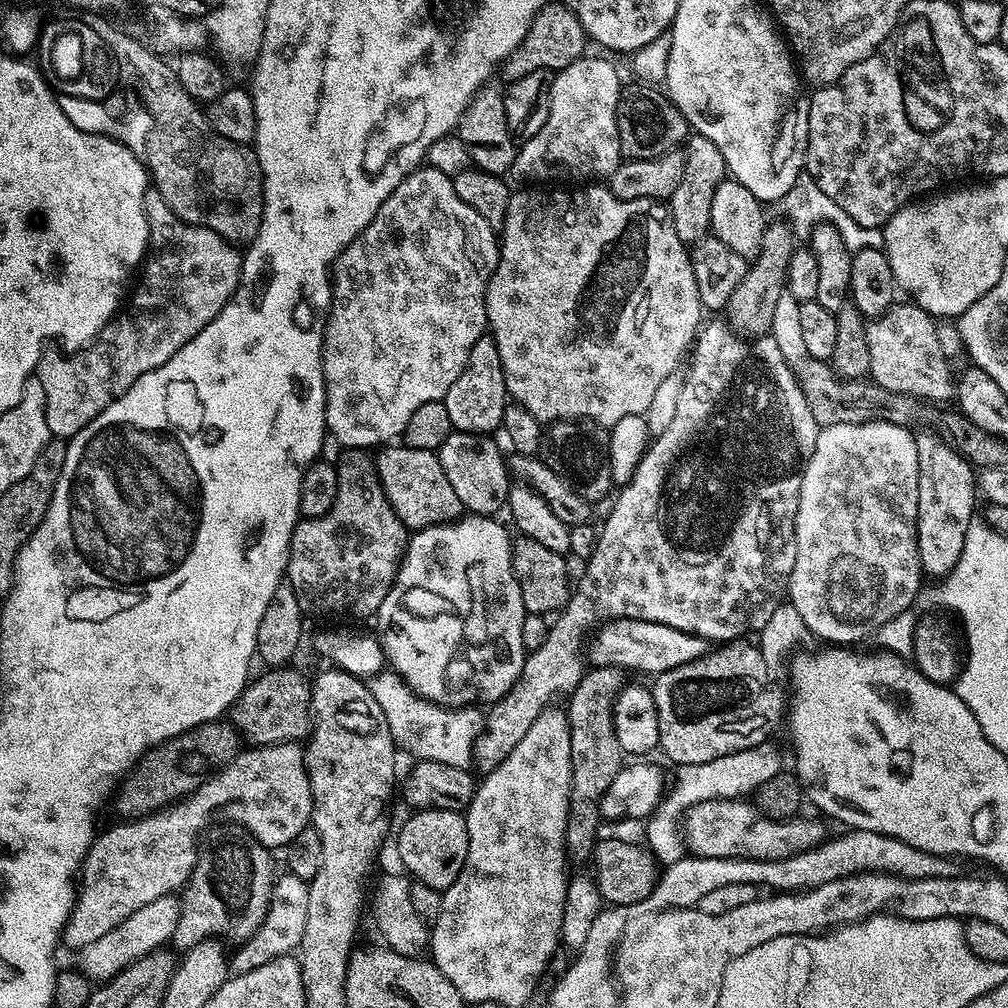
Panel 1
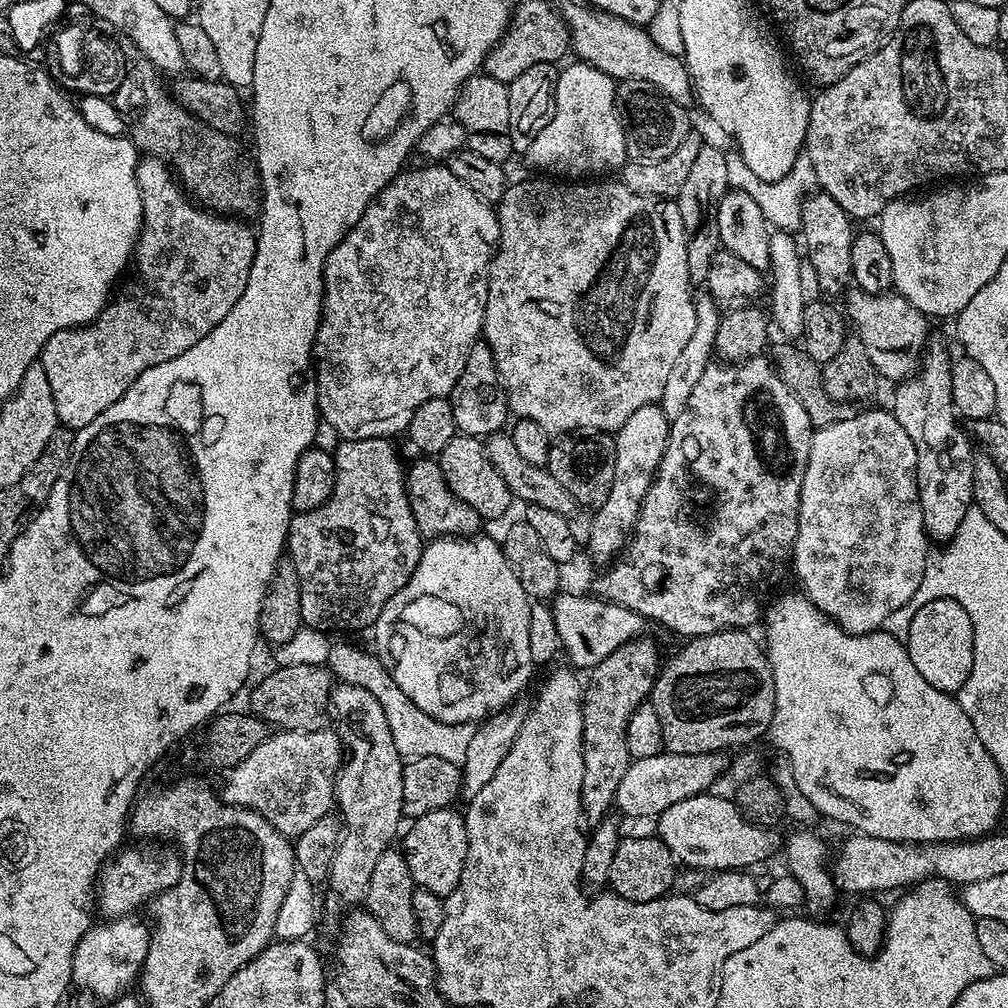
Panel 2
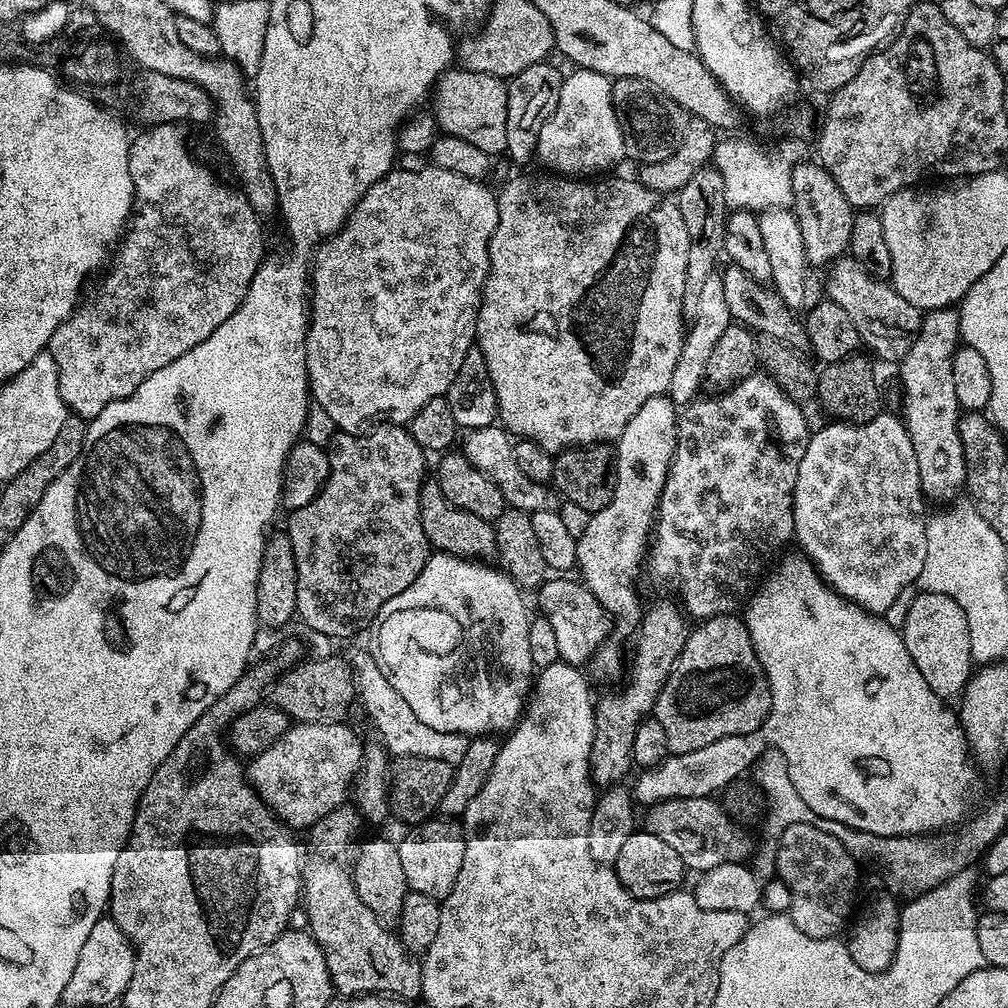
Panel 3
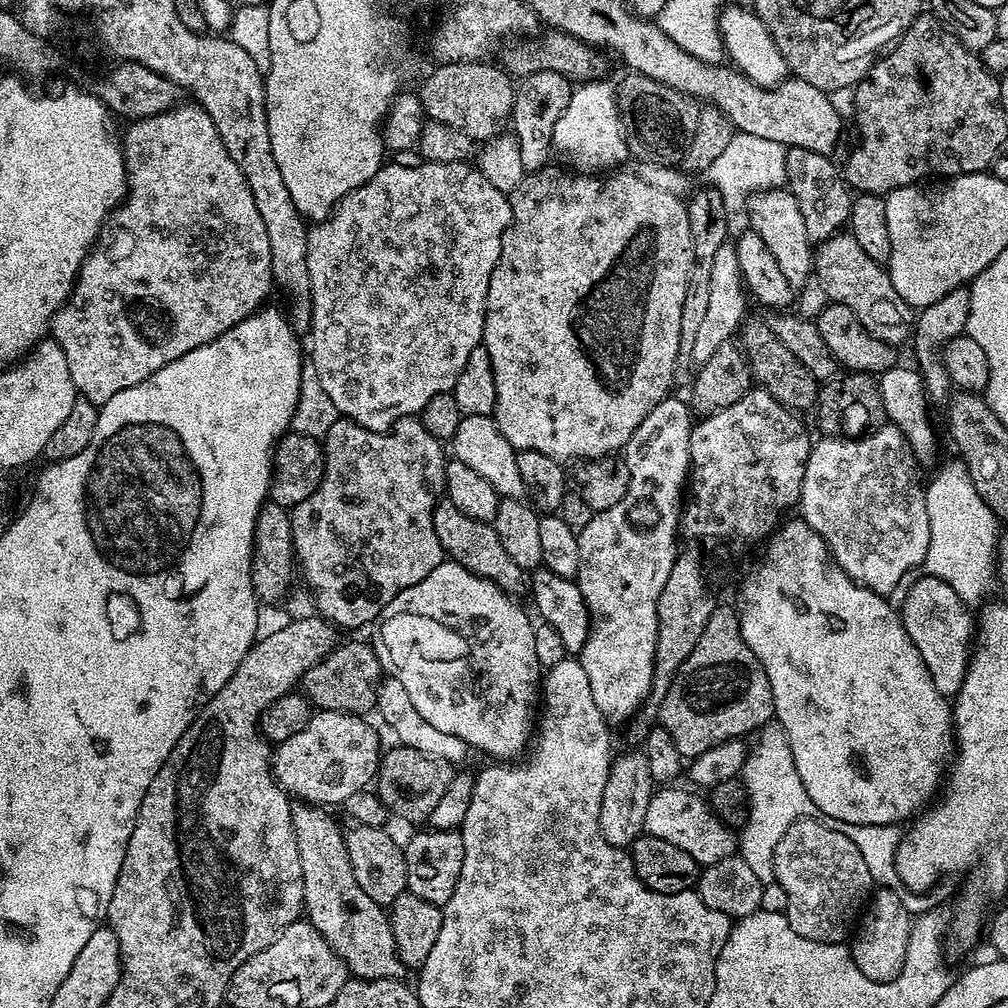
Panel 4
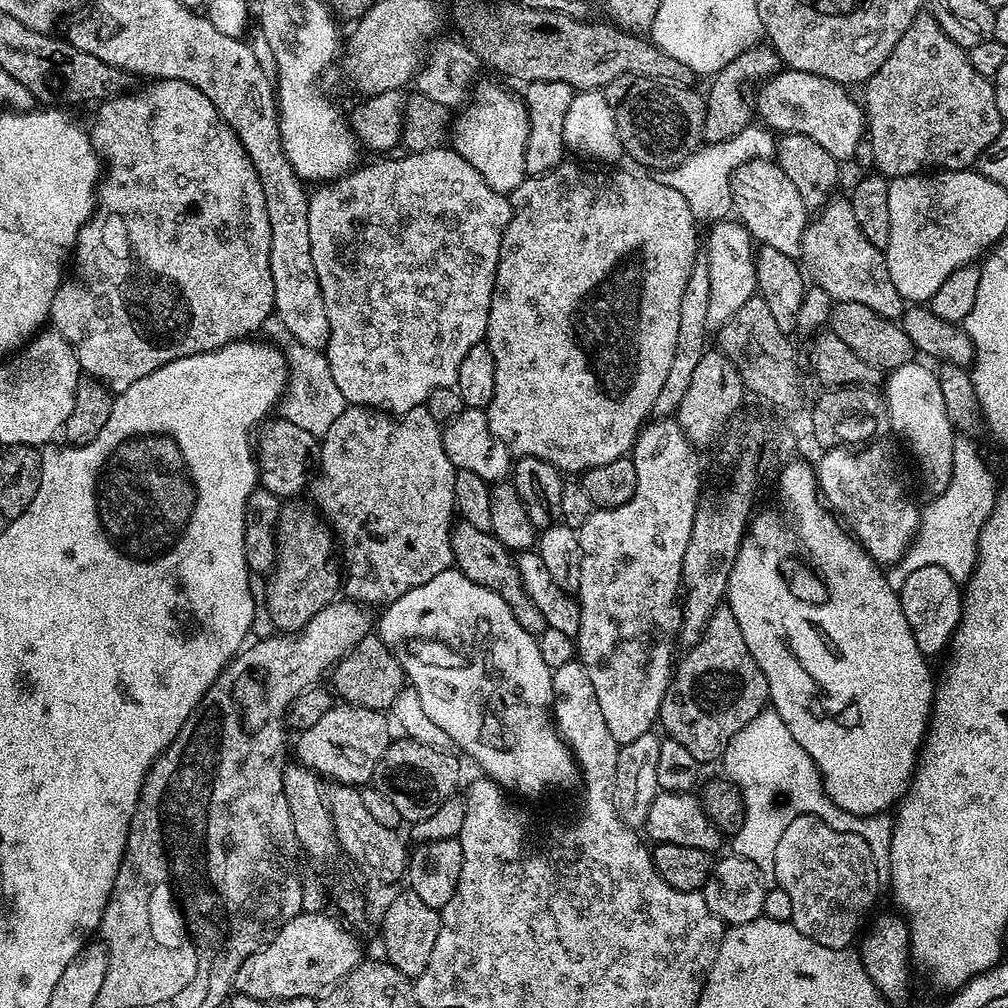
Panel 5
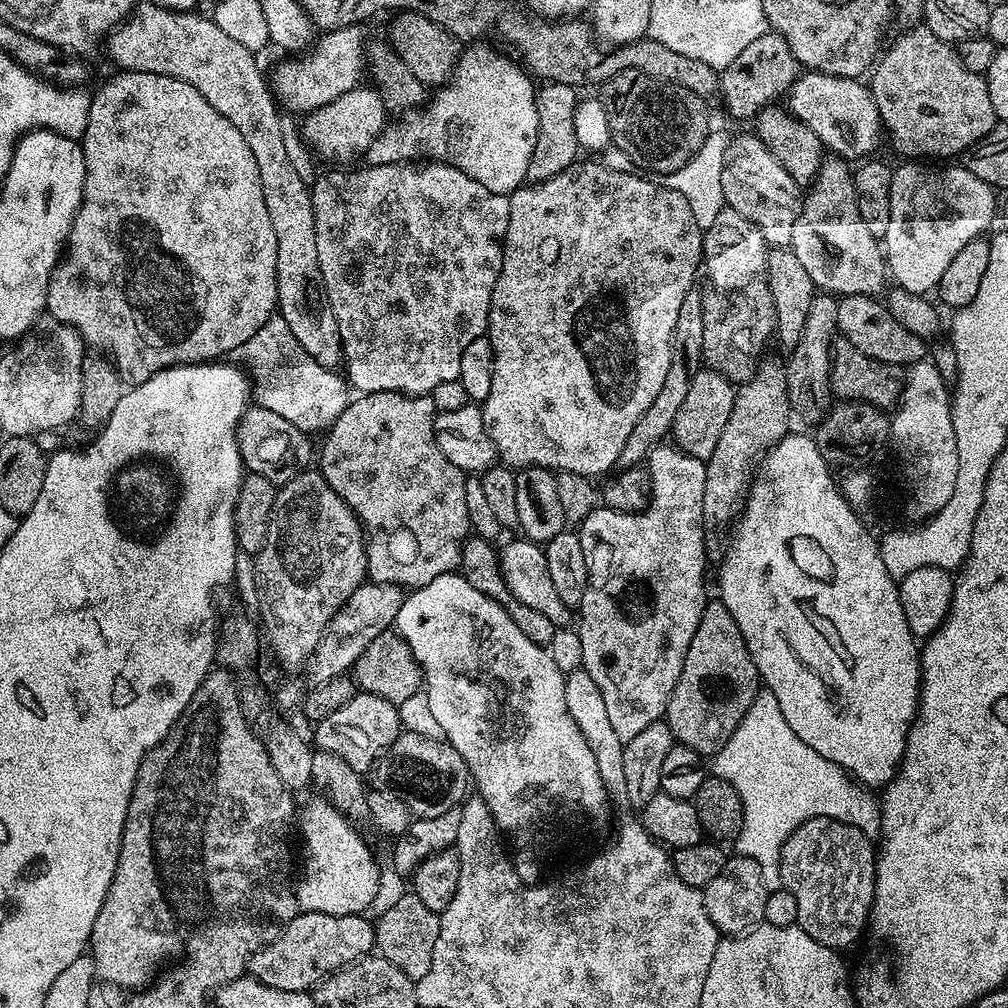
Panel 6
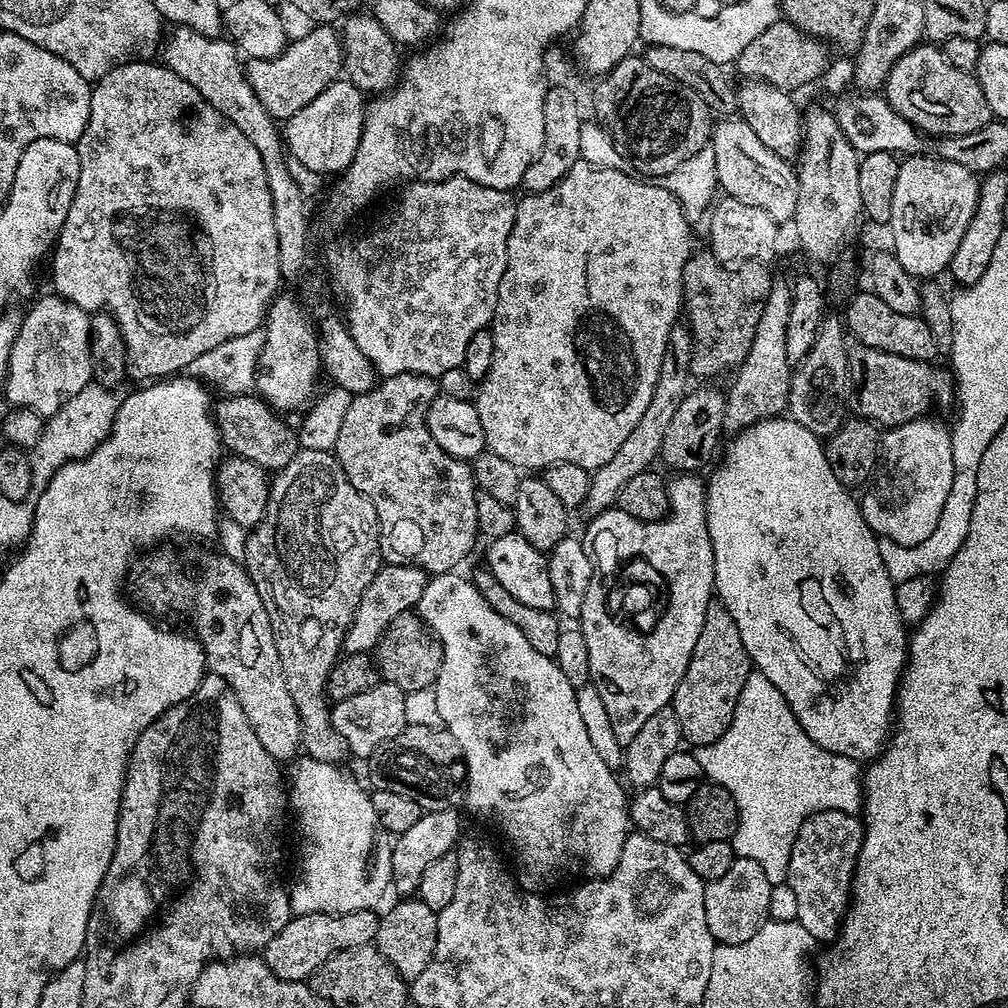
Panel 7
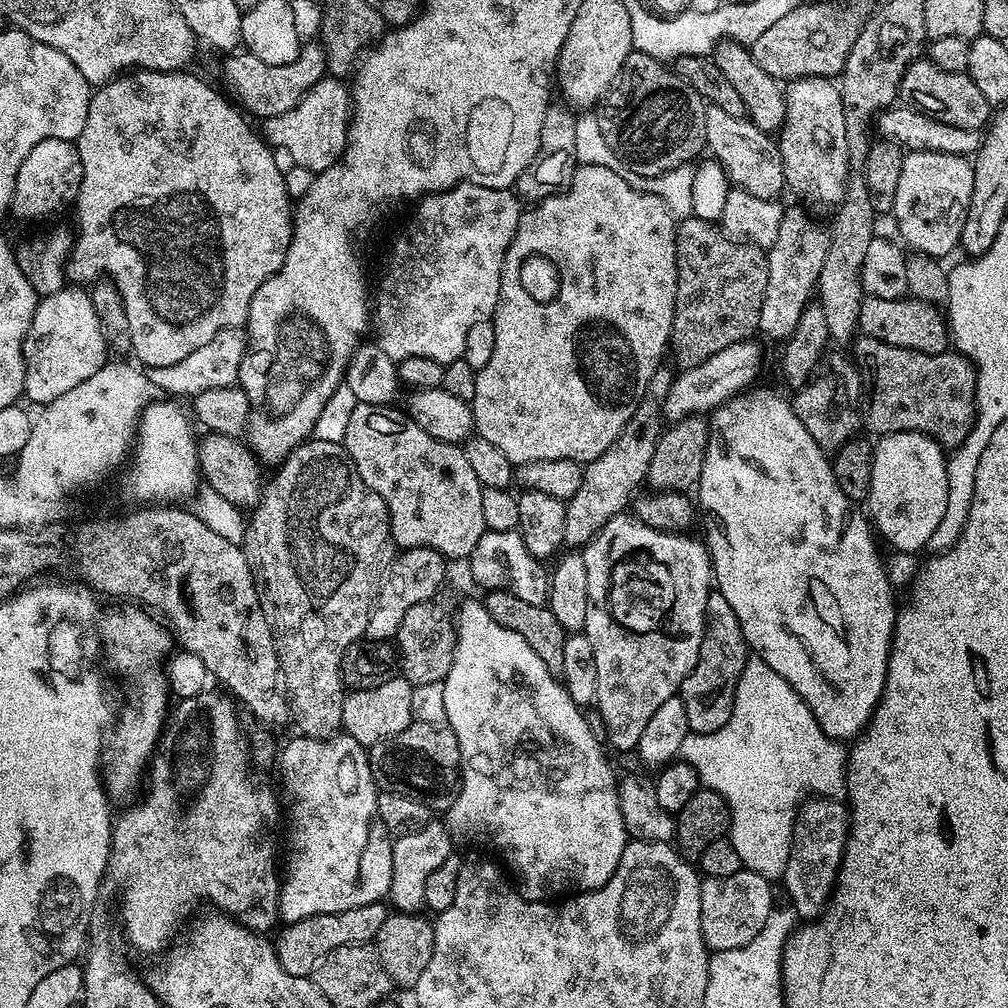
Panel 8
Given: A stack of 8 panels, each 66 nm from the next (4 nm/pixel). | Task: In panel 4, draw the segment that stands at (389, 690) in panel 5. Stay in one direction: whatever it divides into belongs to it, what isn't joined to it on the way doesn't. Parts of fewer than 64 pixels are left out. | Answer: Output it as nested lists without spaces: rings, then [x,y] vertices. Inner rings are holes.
[[[348,644],[337,646],[305,674],[302,681],[313,709],[321,712],[363,713],[363,708],[376,708],[376,694],[382,683],[380,659],[376,656],[375,647],[368,644]]]

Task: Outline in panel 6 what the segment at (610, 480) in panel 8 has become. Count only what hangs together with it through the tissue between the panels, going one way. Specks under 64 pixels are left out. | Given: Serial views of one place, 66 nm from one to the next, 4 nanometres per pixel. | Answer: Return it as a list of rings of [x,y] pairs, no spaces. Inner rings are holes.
[[[693,290],[686,294],[686,298],[682,298],[682,307],[678,310],[678,322],[674,326],[674,344],[678,350],[672,353],[670,371],[666,373],[666,378],[662,381],[662,390],[658,390],[658,395],[654,397],[650,410],[646,410],[646,414],[642,414],[642,418],[638,418],[638,426],[634,426],[634,430],[630,430],[630,438],[626,438],[626,446],[622,446],[620,468],[637,467],[647,457],[648,449],[656,447],[671,433],[674,418],[678,414],[678,410],[682,410],[682,402],[686,402],[686,394],[690,390],[692,381],[688,360],[699,361],[702,356],[700,347],[704,329],[705,297],[699,296],[698,292]]]

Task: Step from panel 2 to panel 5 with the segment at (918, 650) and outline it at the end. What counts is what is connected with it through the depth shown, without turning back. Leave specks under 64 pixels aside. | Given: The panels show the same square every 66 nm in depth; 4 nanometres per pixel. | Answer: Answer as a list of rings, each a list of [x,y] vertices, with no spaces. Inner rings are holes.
[[[924,566],[908,574],[898,591],[902,612],[910,623],[919,649],[930,658],[935,657],[934,654],[941,655],[951,643],[952,635],[961,620],[963,591],[959,581],[952,578],[942,566]]]

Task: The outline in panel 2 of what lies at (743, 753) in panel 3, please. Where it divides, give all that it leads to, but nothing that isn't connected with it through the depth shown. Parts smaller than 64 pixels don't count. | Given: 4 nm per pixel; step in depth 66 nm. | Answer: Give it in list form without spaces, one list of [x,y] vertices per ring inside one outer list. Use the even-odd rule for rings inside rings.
[[[665,750],[653,757],[632,760],[618,784],[615,807],[632,818],[655,819],[676,802],[707,793],[729,766],[729,755],[724,752],[674,754]]]

